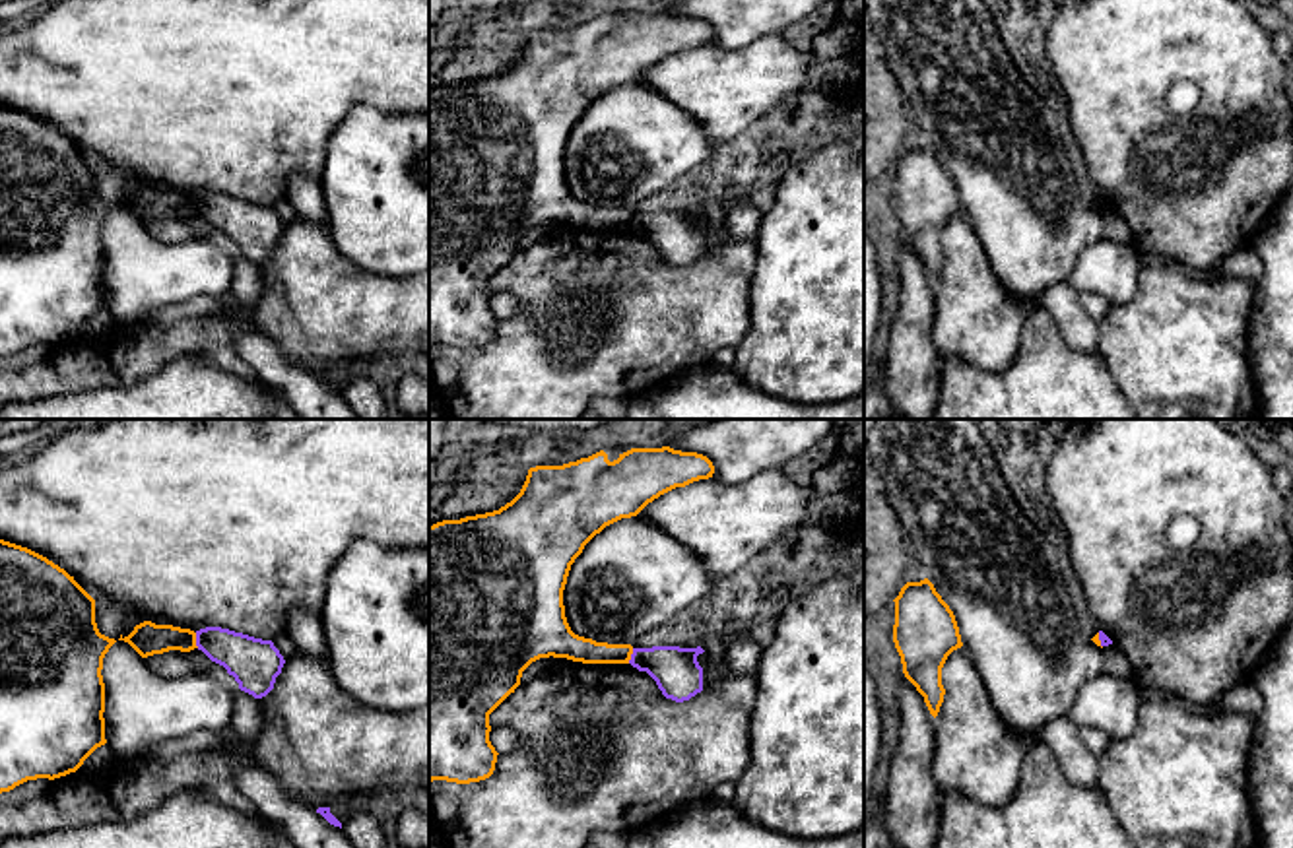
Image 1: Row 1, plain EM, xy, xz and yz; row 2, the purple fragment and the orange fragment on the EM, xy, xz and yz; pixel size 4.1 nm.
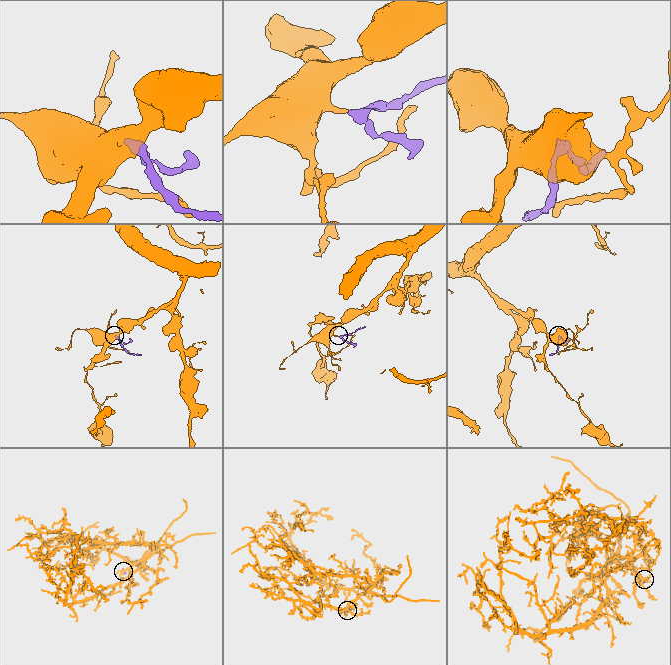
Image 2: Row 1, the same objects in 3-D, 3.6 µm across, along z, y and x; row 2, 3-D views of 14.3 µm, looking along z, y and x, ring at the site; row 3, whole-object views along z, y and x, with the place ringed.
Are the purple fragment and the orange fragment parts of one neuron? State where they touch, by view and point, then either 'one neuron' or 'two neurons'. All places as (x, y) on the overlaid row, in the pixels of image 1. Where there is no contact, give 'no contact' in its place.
contact xy (197, 641); two neurons

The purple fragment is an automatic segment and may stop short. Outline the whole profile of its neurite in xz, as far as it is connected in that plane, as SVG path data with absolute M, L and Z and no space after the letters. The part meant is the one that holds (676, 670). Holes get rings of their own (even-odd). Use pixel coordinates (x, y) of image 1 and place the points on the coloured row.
M701 646L633 648L629 664L646 671L666 699L683 702L703 691L703 668L697 662L703 652Z

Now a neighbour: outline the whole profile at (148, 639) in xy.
M151 621L136 625L128 636L120 635L118 640L128 642L142 658L169 650L190 652L198 648L194 631Z

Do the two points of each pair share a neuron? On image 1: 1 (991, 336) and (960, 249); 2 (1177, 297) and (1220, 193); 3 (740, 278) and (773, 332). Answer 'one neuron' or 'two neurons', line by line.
1: one neuron
2: two neurons
3: two neurons

